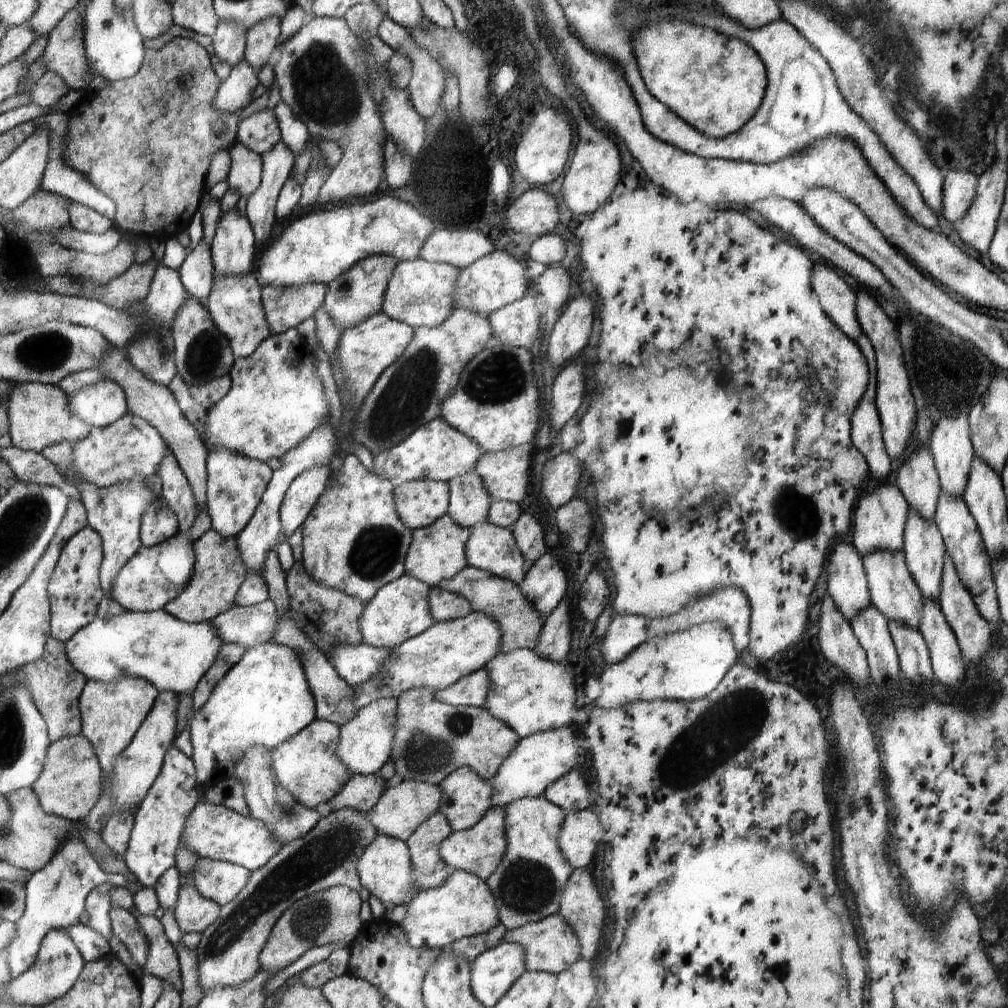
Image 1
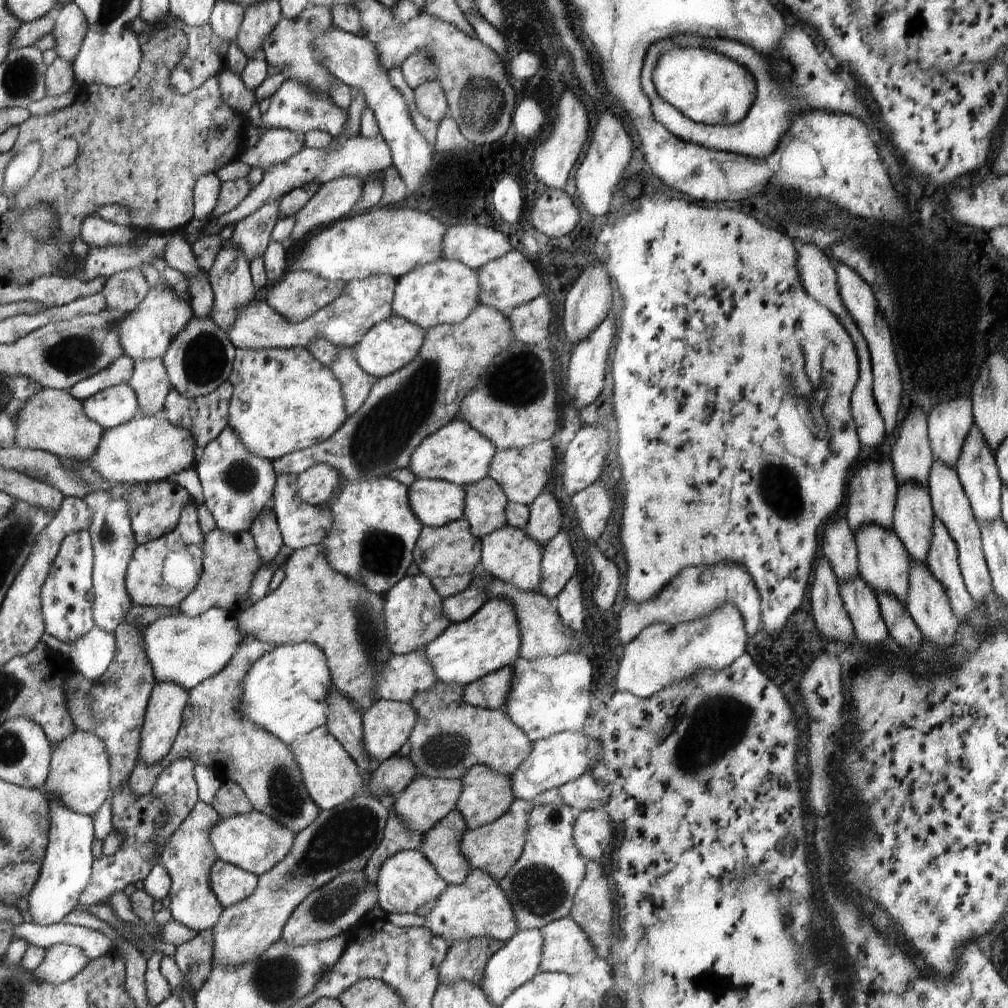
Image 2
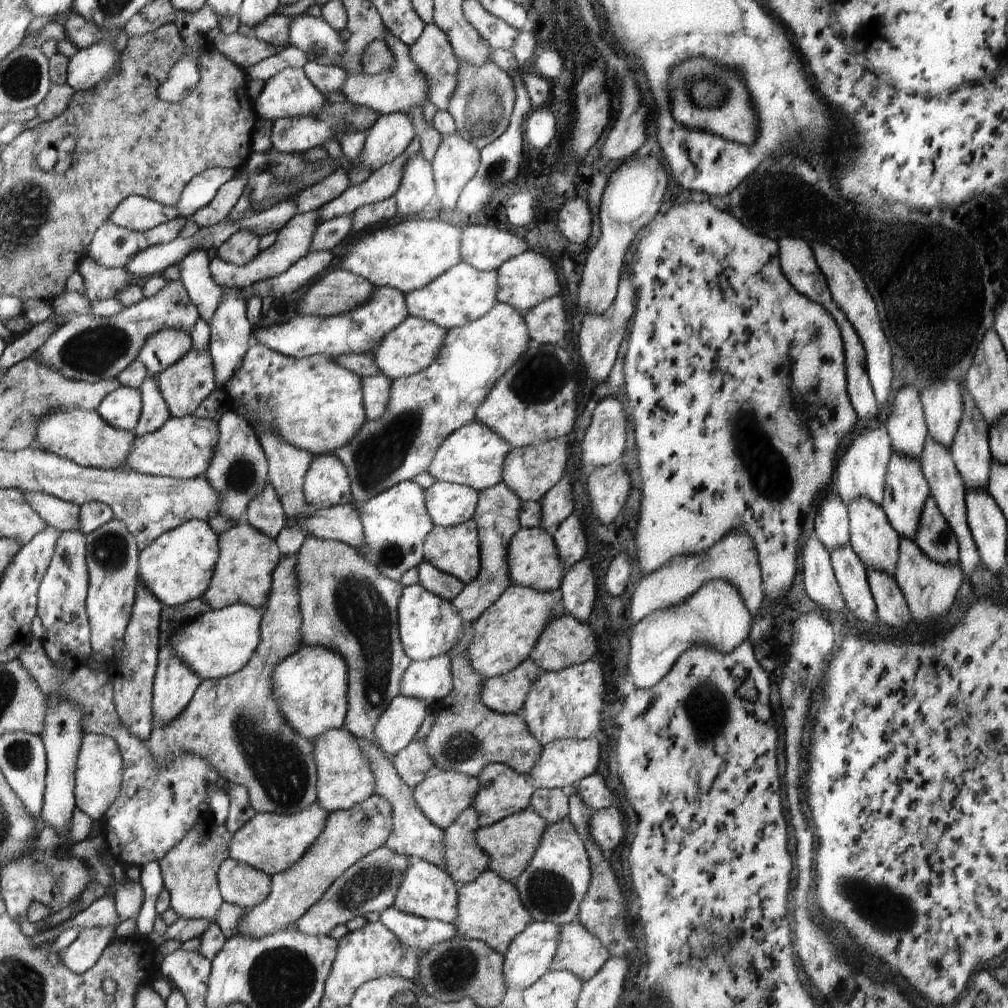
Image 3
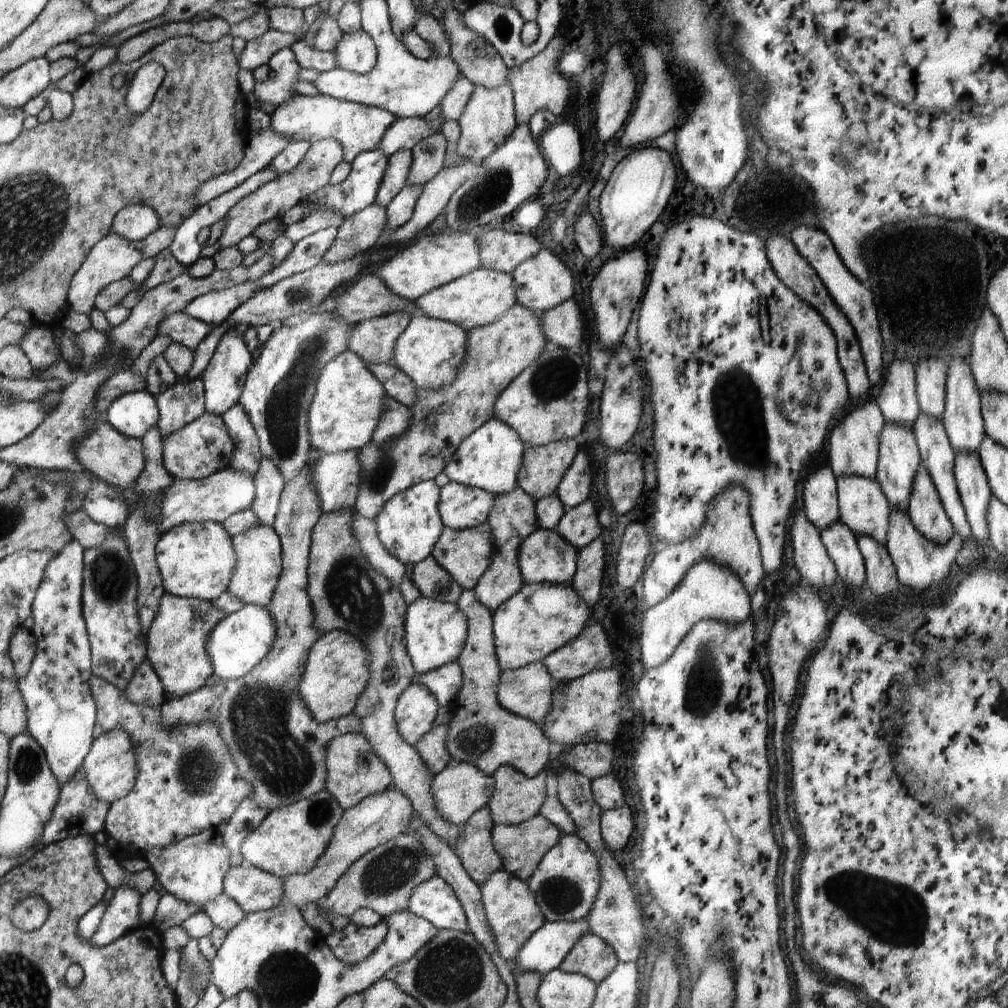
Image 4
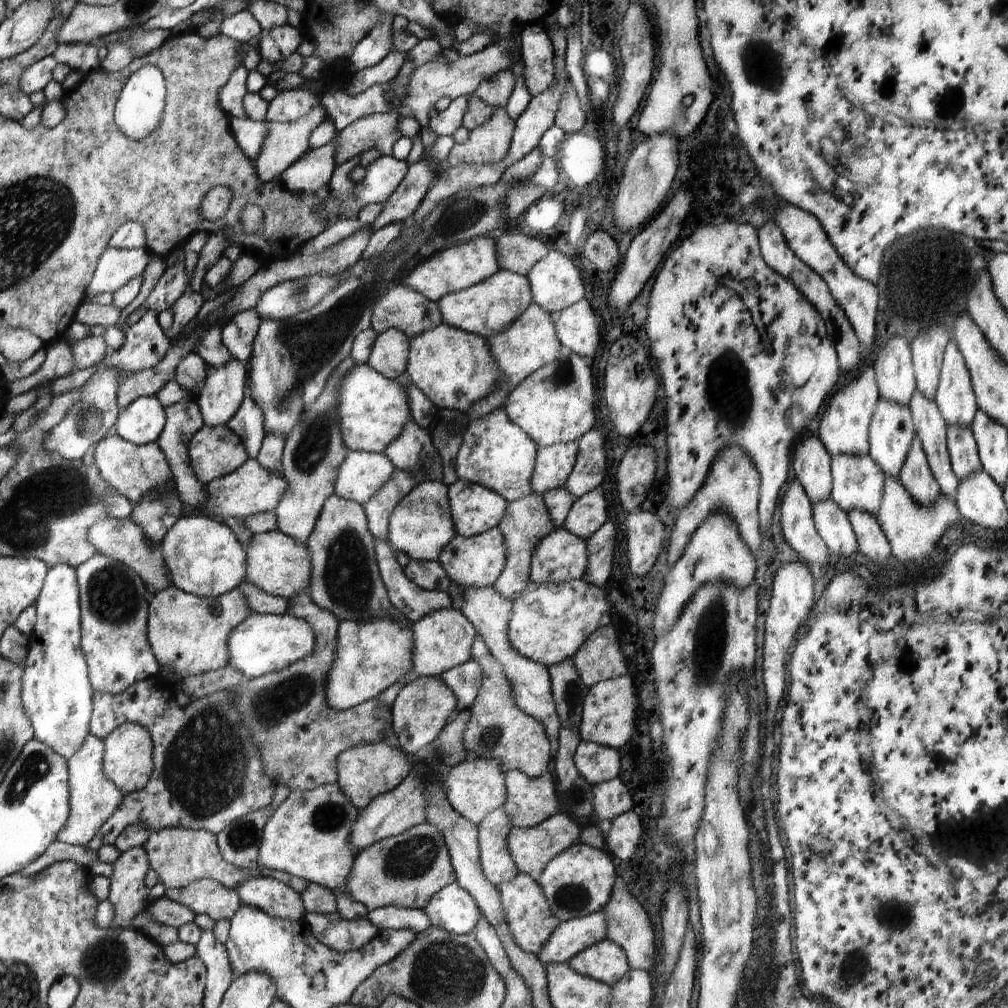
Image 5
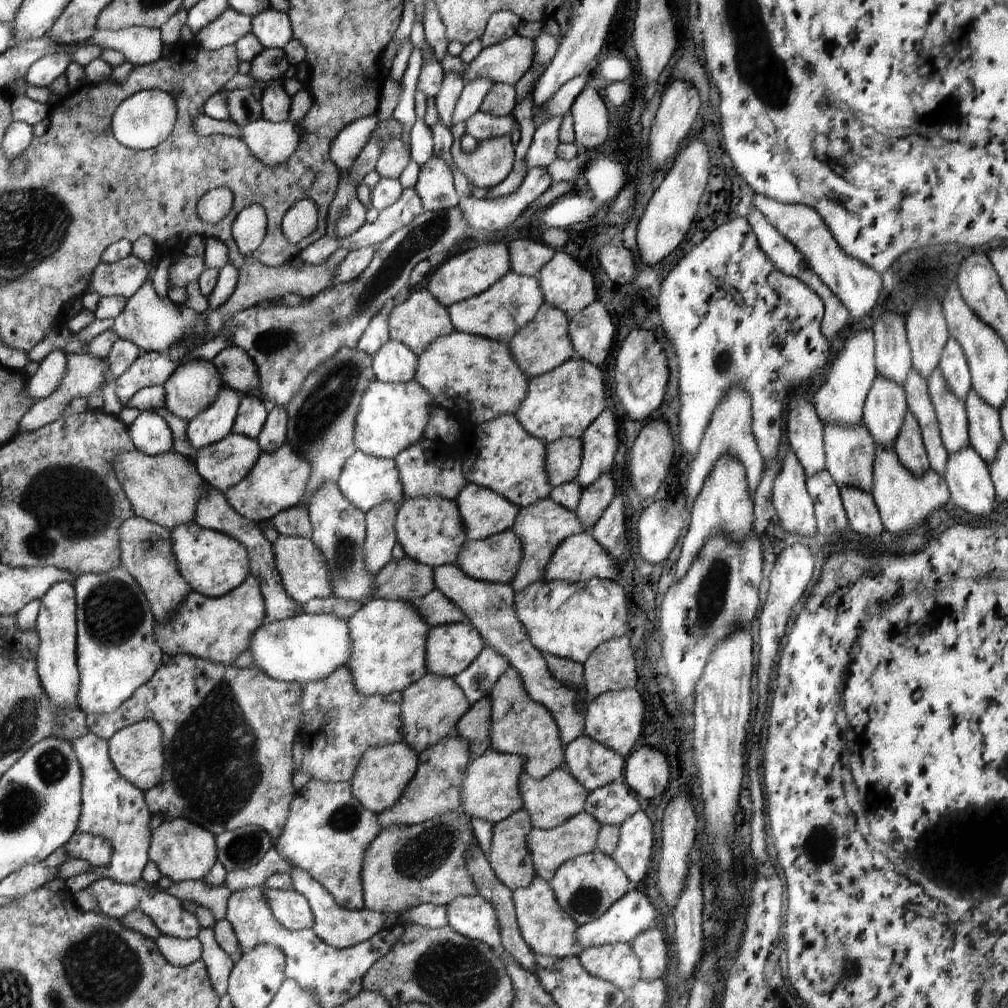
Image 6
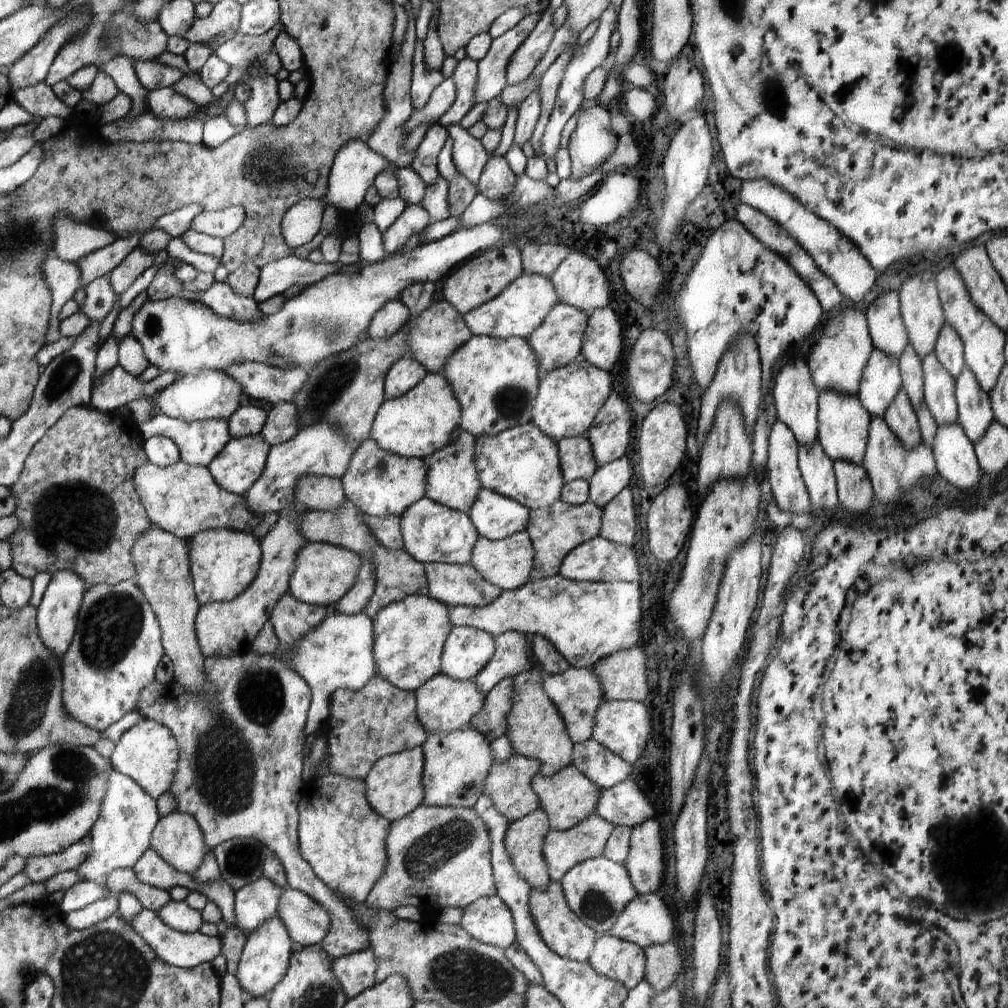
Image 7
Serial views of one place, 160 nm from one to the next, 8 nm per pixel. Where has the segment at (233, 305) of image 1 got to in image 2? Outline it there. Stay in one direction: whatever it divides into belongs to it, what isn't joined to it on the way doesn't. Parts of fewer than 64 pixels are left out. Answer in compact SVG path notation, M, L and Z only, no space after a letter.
M390 274L368 276L361 280L346 282L344 292L335 302L317 311L311 318L294 324L276 314L267 302L256 299L256 304L248 304L236 318L232 330L228 330L229 340L236 350L258 350L264 348L296 348L308 346L312 340L324 338L334 347L353 348L358 340L376 324L392 317L395 287L398 281Z

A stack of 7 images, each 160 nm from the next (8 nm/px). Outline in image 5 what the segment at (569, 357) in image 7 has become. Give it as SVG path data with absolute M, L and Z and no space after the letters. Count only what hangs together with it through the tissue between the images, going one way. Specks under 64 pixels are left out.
M535 302L506 331L485 339L488 340L489 347L497 360L497 365L505 376L505 384L495 389L495 392L488 399L484 398L484 400L476 402L466 412L468 424L466 424L465 429L474 420L490 415L490 412L503 407L513 389L519 387L528 376L535 375L540 368L554 363L558 359L561 349L564 348L557 336L554 315L548 313L546 309L541 308Z

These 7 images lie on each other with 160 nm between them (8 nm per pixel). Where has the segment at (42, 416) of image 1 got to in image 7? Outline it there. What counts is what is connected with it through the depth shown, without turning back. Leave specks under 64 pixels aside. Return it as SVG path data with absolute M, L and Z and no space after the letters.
M180 460L171 467L160 468L148 462L136 470L134 481L152 525L187 542L208 529L244 531L261 540L279 520L279 513L253 511L244 496L221 487L208 467L187 465Z

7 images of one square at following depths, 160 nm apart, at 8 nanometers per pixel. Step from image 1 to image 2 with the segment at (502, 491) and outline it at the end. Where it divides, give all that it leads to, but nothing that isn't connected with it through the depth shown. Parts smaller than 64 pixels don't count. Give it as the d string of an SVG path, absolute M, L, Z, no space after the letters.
M543 440L531 444L528 448L509 448L498 451L490 468L490 474L507 493L511 503L522 503L530 506L535 502L534 498L542 492L542 488L548 484L552 472L554 472L554 456L556 456L556 442Z

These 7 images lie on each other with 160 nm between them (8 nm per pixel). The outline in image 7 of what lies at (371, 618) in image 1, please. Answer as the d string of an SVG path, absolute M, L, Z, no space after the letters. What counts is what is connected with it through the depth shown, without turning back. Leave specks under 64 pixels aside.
M454 627L450 632L441 661L442 674L461 681L474 679L496 651L496 640L491 633L474 627Z

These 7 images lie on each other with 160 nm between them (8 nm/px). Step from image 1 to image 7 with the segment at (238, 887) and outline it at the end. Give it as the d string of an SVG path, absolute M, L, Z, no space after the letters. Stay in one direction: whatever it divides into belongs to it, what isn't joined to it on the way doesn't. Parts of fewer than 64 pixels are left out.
M286 887L281 899L279 900L278 910L276 912L288 928L292 942L298 945L312 946L323 942L331 930L331 916L329 912L312 897L302 891Z

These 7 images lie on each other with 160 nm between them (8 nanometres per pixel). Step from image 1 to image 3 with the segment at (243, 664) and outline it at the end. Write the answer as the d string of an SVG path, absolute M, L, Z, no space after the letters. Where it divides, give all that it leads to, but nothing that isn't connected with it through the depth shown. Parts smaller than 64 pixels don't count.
M302 645L273 671L273 693L288 724L300 736L314 740L323 732L344 728L349 710L349 666L338 651L322 645Z

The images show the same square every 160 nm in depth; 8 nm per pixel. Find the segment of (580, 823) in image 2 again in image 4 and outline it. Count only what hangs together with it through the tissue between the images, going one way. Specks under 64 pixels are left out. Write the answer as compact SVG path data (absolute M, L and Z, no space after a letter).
M624 805L622 808L604 811L601 814L600 822L605 846L612 852L622 850L626 846L626 840L630 838L632 830L634 830L630 808Z

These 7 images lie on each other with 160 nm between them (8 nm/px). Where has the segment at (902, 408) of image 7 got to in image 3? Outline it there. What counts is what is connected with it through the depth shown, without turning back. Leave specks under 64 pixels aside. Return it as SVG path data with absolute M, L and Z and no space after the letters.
M932 495L924 503L920 520L917 522L916 544L929 559L941 563L959 560L957 536L943 517Z

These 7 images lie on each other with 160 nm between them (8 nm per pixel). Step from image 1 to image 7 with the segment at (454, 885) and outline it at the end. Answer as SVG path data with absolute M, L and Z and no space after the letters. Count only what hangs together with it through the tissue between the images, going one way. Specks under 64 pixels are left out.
M552 881L545 891L533 890L529 907L532 908L533 919L536 920L541 937L554 952L571 961L584 962L591 958L598 936L572 912L559 881Z

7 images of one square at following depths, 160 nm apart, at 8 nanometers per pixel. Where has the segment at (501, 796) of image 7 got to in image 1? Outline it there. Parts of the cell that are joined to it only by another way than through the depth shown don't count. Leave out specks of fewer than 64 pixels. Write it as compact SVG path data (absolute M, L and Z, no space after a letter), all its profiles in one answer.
M399 780L380 795L368 818L382 835L399 838L406 843L422 824L440 810L442 800L443 790L440 785L417 780Z

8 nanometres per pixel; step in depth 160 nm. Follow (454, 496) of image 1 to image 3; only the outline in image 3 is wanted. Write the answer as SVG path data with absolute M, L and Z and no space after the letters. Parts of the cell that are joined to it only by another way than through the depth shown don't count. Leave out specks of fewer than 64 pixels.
M504 482L480 492L478 508L473 520L477 524L482 549L482 568L476 580L466 584L453 602L463 617L464 623L471 623L479 618L488 607L492 607L511 586L509 575L510 540L520 532L520 510L523 501Z

